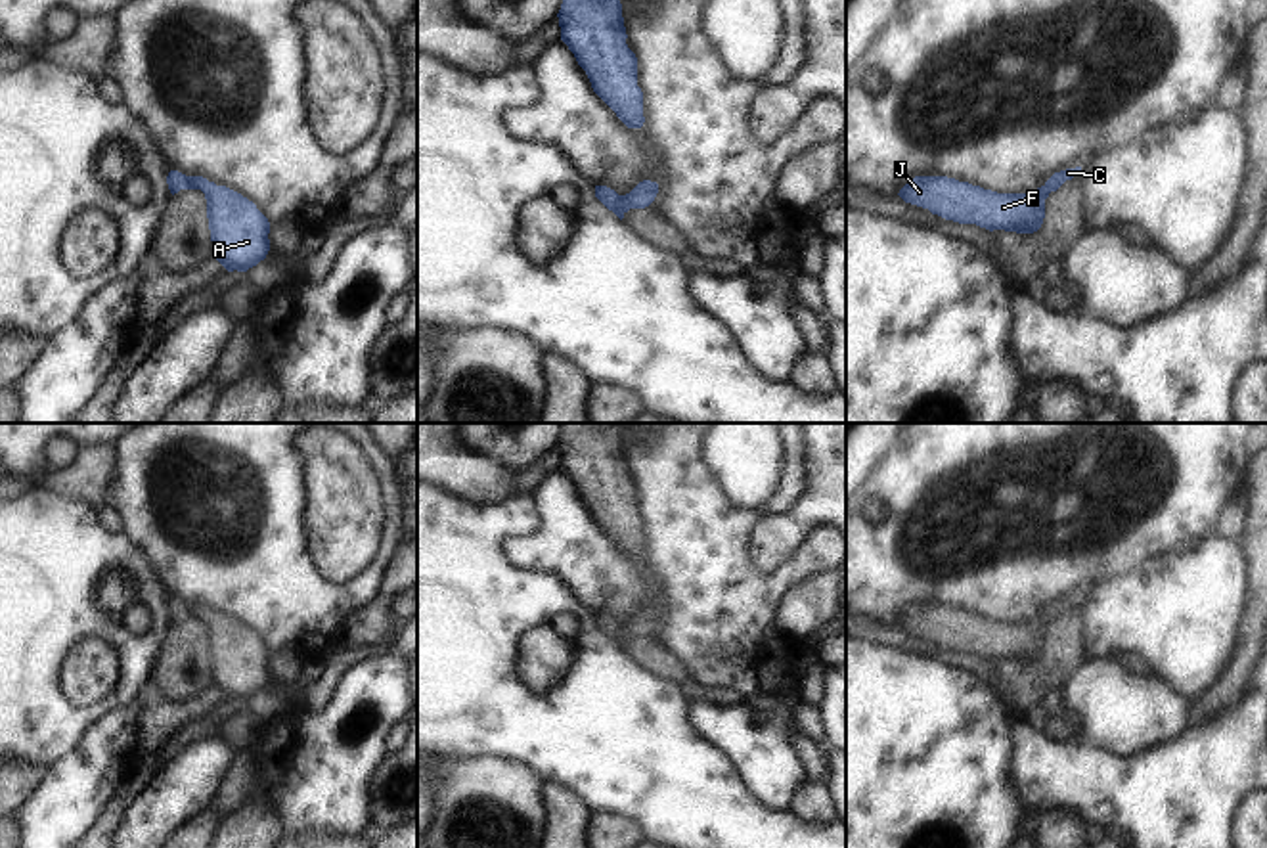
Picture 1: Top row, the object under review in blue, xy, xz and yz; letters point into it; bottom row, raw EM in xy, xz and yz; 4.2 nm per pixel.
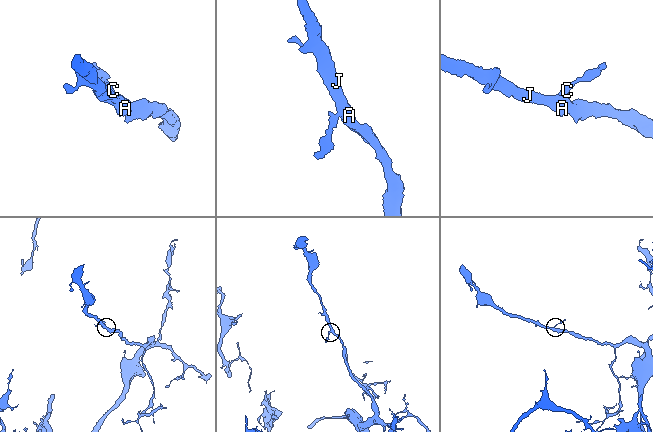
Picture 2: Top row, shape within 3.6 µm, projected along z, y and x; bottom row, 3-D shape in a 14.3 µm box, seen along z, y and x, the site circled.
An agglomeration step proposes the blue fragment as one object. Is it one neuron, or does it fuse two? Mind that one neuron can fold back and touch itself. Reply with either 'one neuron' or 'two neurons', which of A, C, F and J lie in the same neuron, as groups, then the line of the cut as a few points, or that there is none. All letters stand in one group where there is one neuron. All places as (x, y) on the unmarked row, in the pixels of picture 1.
one neuron; groups A C F J; cut none

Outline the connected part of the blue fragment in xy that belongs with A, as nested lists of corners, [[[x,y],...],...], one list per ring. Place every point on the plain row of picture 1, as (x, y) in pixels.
[[[178,599],[168,601],[167,613],[172,624],[180,618],[205,622],[212,685],[228,701],[247,701],[266,687],[270,651],[253,630],[203,605],[186,605]]]

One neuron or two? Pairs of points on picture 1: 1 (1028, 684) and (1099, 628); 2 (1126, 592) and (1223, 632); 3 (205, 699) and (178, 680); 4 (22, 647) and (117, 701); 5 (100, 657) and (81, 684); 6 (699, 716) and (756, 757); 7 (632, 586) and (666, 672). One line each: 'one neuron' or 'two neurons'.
1: two neurons
2: one neuron
3: two neurons
4: one neuron
5: one neuron
6: one neuron
7: two neurons

